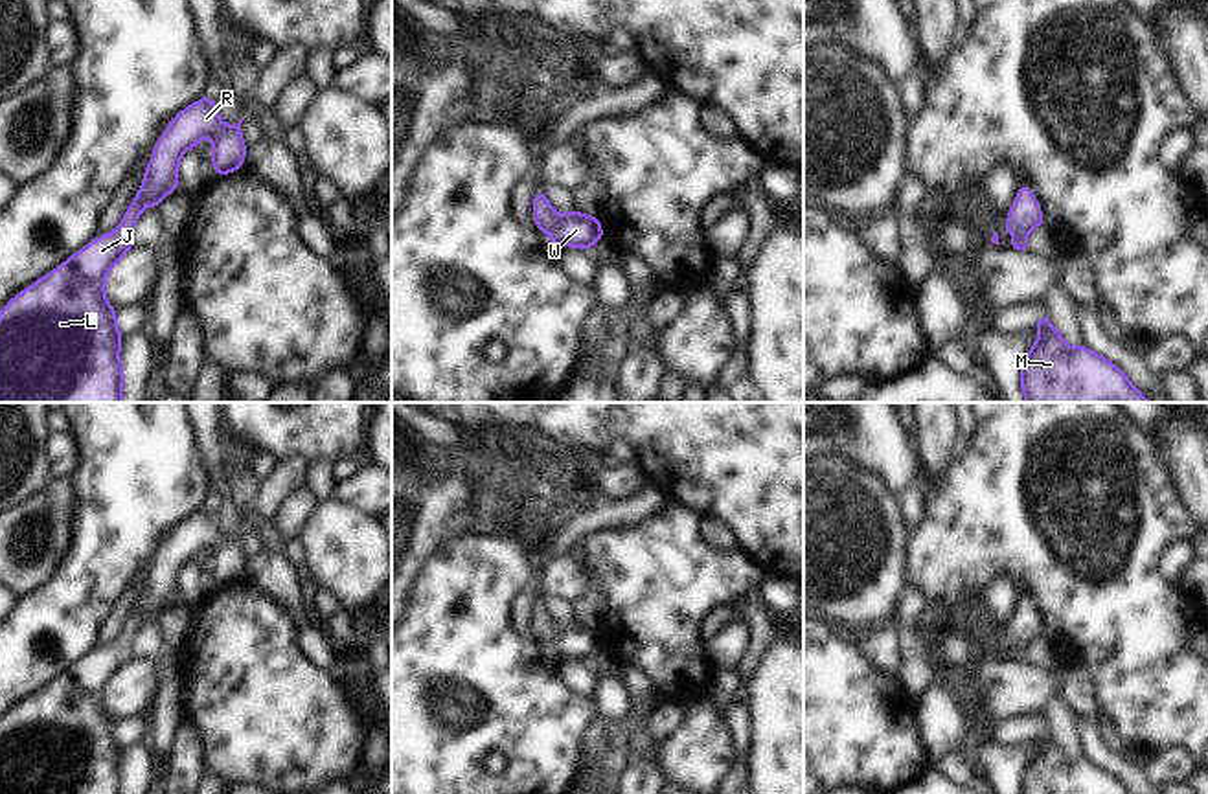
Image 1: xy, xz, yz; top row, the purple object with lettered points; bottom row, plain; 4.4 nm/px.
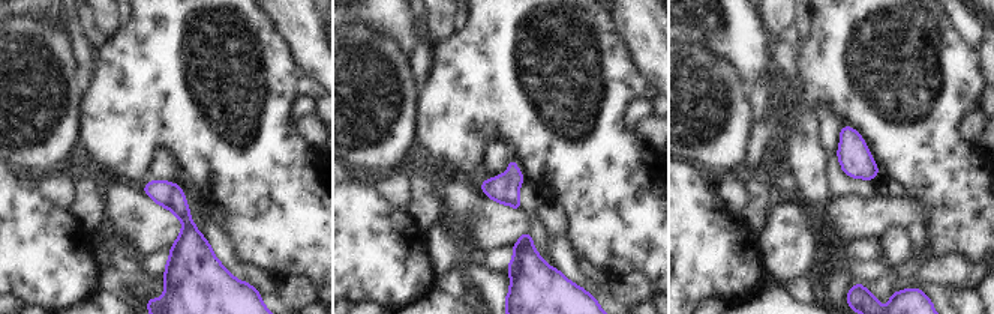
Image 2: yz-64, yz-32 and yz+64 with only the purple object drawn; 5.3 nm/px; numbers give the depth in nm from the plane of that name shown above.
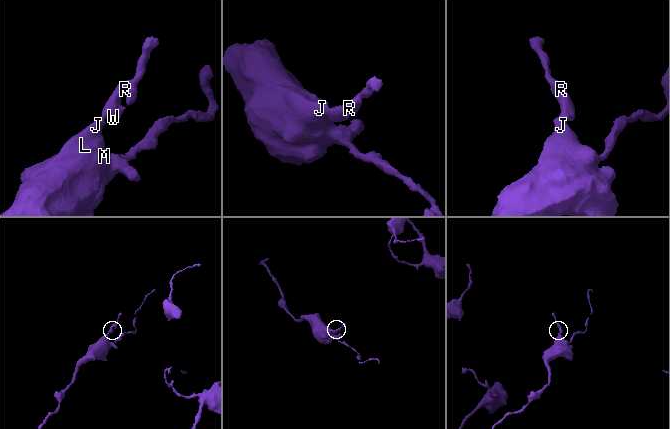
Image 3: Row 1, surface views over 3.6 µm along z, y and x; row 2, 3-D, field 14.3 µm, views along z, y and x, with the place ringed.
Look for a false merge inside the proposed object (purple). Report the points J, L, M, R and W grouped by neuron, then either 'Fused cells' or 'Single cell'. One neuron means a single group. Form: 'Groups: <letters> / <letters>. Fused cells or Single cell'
Groups: J L M R W. Single cell

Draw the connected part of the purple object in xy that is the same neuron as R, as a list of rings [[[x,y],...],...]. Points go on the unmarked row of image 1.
[[[204,507],[177,526],[154,557],[143,584],[143,597],[127,619],[120,638],[96,649],[66,675],[18,704],[0,724],[0,794],[123,794],[120,776],[121,744],[116,722],[105,709],[105,691],[110,680],[132,660],[134,634],[145,618],[158,619],[162,610],[178,599],[178,575],[188,561],[210,546],[211,577],[217,588],[243,579],[246,557],[241,535],[228,539],[219,529],[217,515]]]

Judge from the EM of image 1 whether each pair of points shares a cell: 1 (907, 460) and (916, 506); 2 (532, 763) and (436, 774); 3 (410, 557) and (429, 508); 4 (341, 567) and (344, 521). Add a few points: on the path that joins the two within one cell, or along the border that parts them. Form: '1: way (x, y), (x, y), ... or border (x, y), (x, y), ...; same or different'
1: border (925, 476), (916, 476), (900, 495); different
2: way (508, 743), (467, 743), (460, 750); same
3: way (410, 544), (410, 530), (420, 521); same
4: way (344, 555), (344, 532); same

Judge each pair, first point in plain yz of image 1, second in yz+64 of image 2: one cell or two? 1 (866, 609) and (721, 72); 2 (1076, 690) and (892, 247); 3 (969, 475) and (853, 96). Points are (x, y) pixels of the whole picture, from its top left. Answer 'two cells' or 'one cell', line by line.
1: one cell
2: one cell
3: one cell

